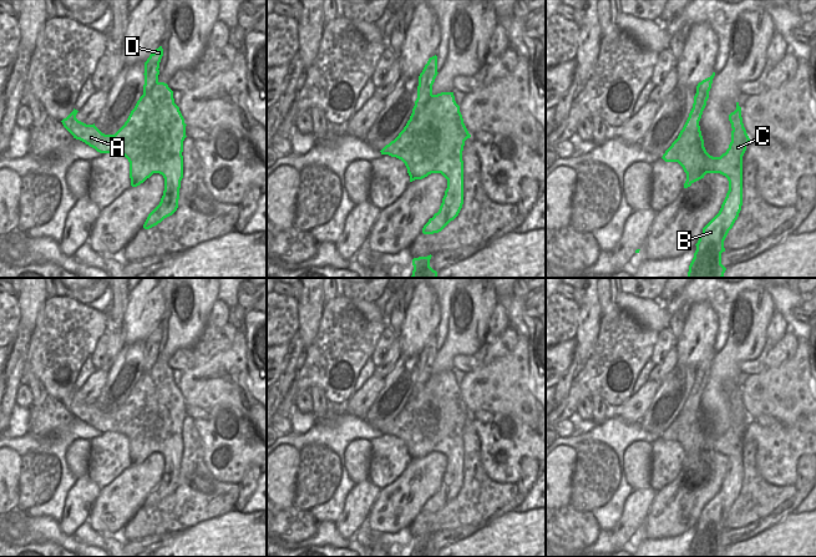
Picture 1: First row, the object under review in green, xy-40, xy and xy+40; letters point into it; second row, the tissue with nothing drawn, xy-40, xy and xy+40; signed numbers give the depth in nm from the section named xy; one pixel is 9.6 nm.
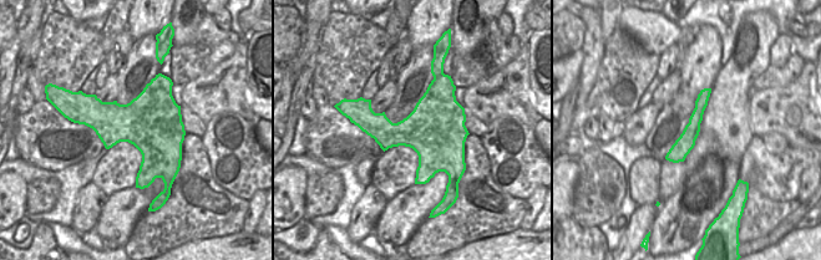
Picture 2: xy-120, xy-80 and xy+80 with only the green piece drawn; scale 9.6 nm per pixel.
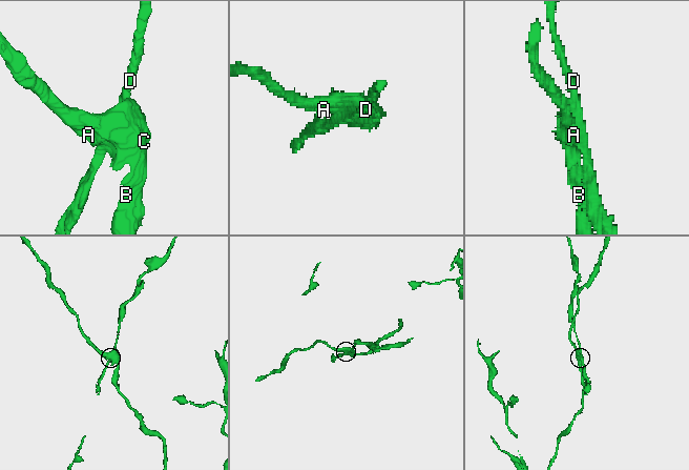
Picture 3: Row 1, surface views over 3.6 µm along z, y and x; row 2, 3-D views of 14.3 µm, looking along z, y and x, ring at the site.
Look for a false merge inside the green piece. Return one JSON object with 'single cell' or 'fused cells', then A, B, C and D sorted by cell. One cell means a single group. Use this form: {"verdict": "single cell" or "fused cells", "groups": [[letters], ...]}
{"verdict": "fused cells", "groups": [["A", "B", "C"], ["D"]]}

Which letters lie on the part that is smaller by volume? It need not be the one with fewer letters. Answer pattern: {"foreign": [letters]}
{"foreign": ["D"]}

